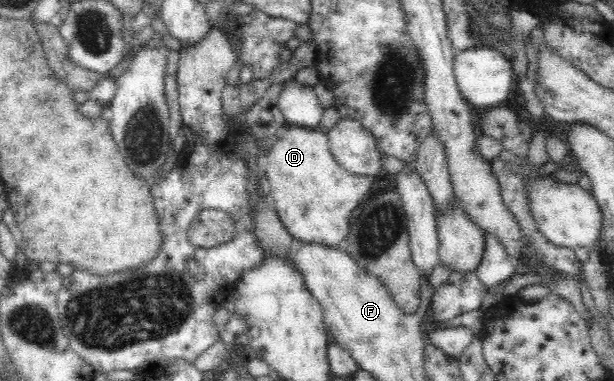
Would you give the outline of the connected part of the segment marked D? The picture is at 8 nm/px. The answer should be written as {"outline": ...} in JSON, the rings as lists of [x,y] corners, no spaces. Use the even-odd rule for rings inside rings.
{"outline":[[[287,126],[285,134],[264,160],[273,206],[287,233],[300,243],[344,247],[350,221],[358,204],[368,193],[375,177],[362,177],[345,171],[332,156],[327,135],[319,129]]]}

